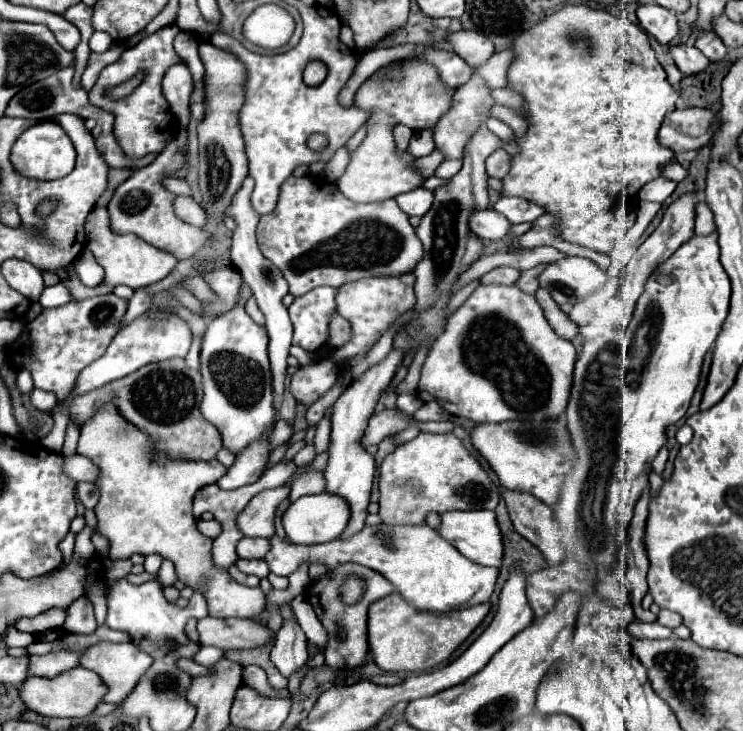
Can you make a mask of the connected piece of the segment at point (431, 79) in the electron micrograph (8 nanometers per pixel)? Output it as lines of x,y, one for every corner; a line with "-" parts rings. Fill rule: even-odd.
409,60
401,64
401,68
379,70
369,80
365,80
355,94
355,106
369,112
367,136
363,144
351,154
351,162
343,178
336,182
337,188
353,202
379,202
393,198
401,192
409,192
413,184
421,186
423,176
417,174
415,180
413,170
409,168
411,156
399,156
397,152
393,152
393,128
397,124
405,124
411,130
433,128
437,120
451,108
453,92
453,88
443,84
437,68
423,60

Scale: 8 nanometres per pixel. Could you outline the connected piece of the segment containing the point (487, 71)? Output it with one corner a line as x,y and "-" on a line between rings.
503,50
497,52
497,56
493,56
493,60
489,60
489,64
485,64
485,68
477,68
477,74
483,76
491,88
505,88
507,86
507,70
515,60
515,52
513,50

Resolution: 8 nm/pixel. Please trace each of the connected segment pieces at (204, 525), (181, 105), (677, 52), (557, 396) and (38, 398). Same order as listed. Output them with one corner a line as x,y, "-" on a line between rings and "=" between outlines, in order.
199,520
199,522
197,522
197,530
199,530
201,534
209,536
209,538
215,538
215,536
221,534
221,524
219,524
217,520
209,520
209,522
=
177,62
171,66
163,76
163,96
167,98
171,112
179,120
181,126
187,126
189,122
189,96
193,90
191,72
185,64
=
681,44
681,46
673,46
671,48
671,58
675,60
677,68
685,74
685,76
695,76
707,70
707,66
711,64
709,58
705,58
701,54
701,50
697,50
693,44
=
481,284
467,300
463,306
459,306
447,320
447,328
445,332
431,344
431,350
421,366
421,378
419,378
419,390
417,390
417,396
423,398
423,402
431,402
431,400
443,406
444,410
449,412
453,416
463,416
463,418
469,418
473,422
507,422
507,420
553,420
557,416
561,416
567,408
567,402
569,402
569,394
571,394
571,384
573,384
573,366
575,366
575,358
577,358
577,352
575,352
575,346
569,344
567,340
561,340
555,330
549,326
545,314
543,314
543,308
537,304
535,296
533,294
527,294
523,292
517,284
=
33,390
31,392
31,404
33,408
41,410
41,412
51,412
57,404
57,398
51,392
41,392
41,390

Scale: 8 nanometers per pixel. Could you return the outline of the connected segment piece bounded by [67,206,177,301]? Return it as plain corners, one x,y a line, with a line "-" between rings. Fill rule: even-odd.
97,206
87,216
87,220
85,220
85,237
86,247
93,252
95,260
105,270
105,280
103,280
103,284
99,284
94,288
85,288
81,282
67,284
67,288
72,293
71,296
75,301
81,301
81,298
101,296
101,294
111,294
113,288
119,286
119,284
125,284
125,286
129,286
133,290
145,288
145,286
149,286
153,282
163,280
177,264
177,260
173,256
153,248
151,244
145,244
135,234
115,234
115,232
111,232
109,214
107,214
107,208
103,208
103,206

